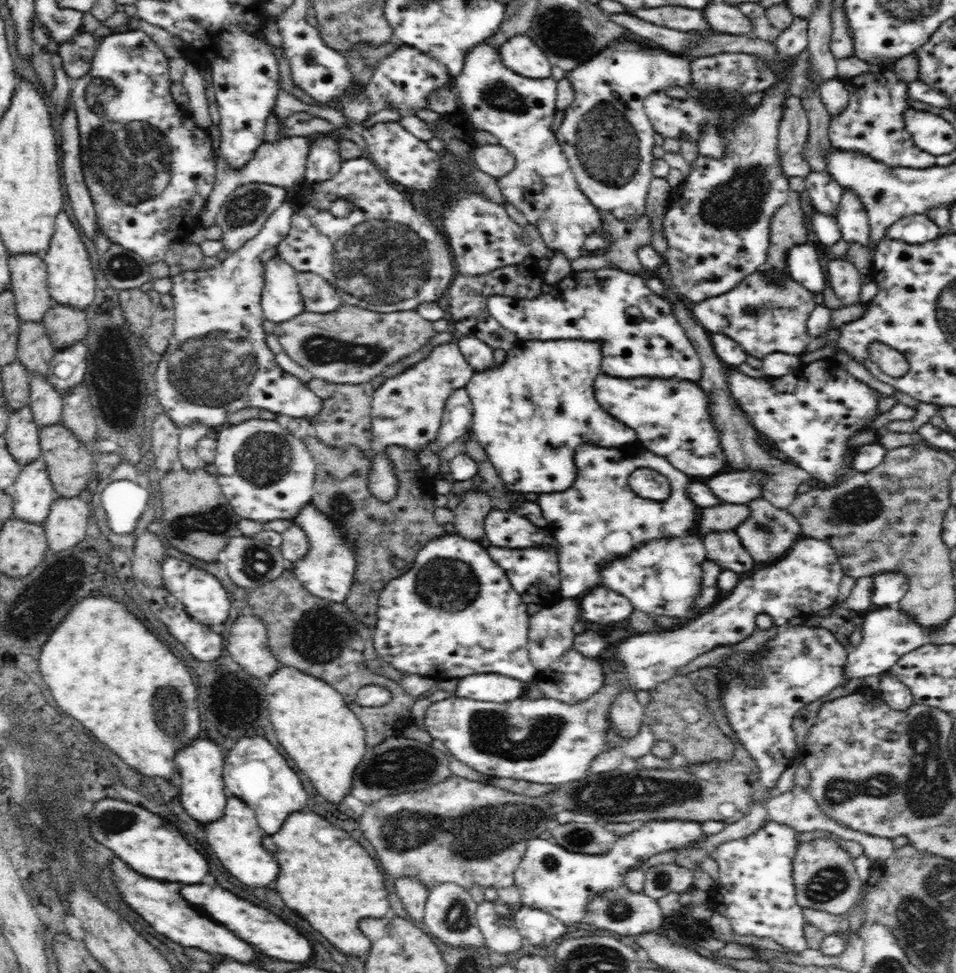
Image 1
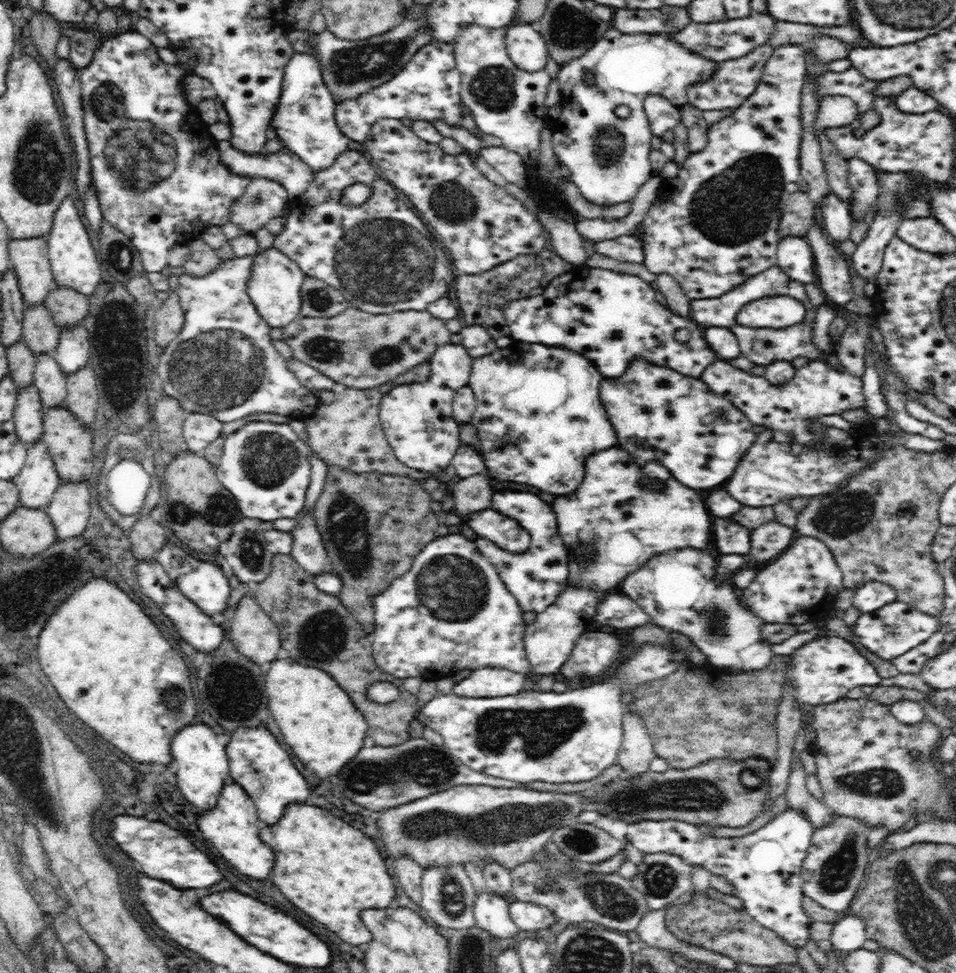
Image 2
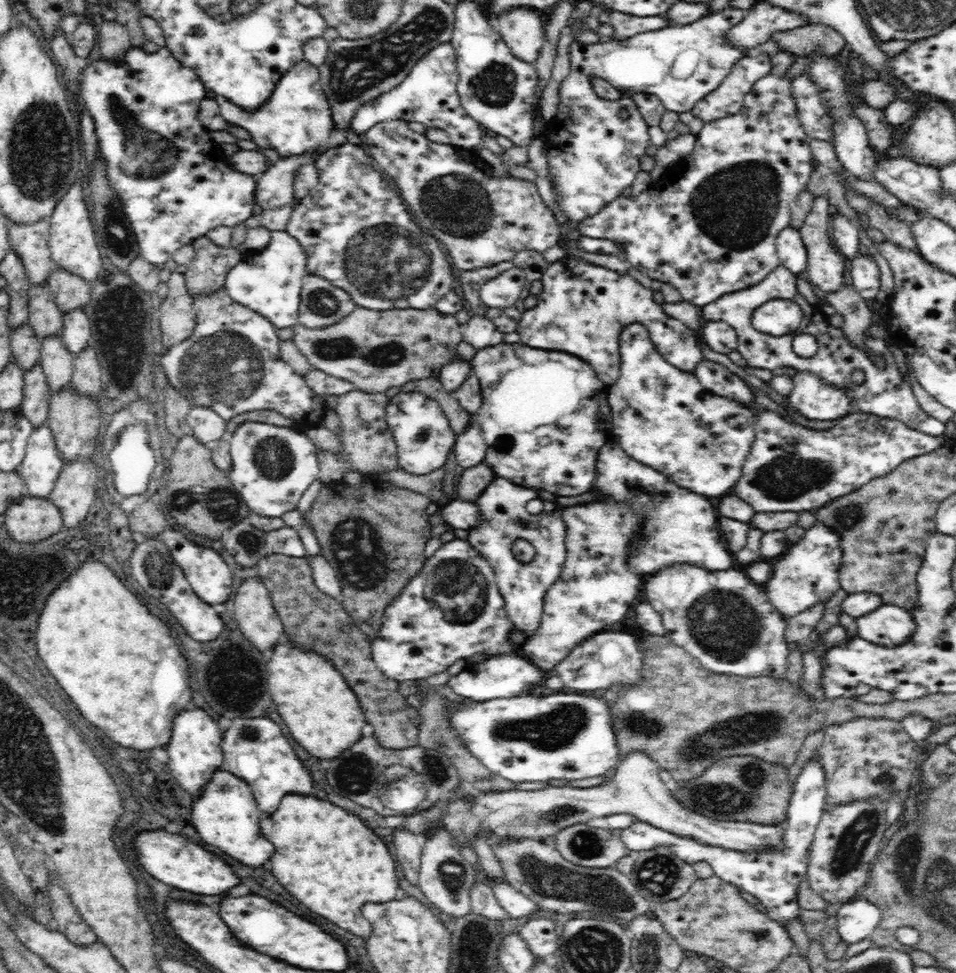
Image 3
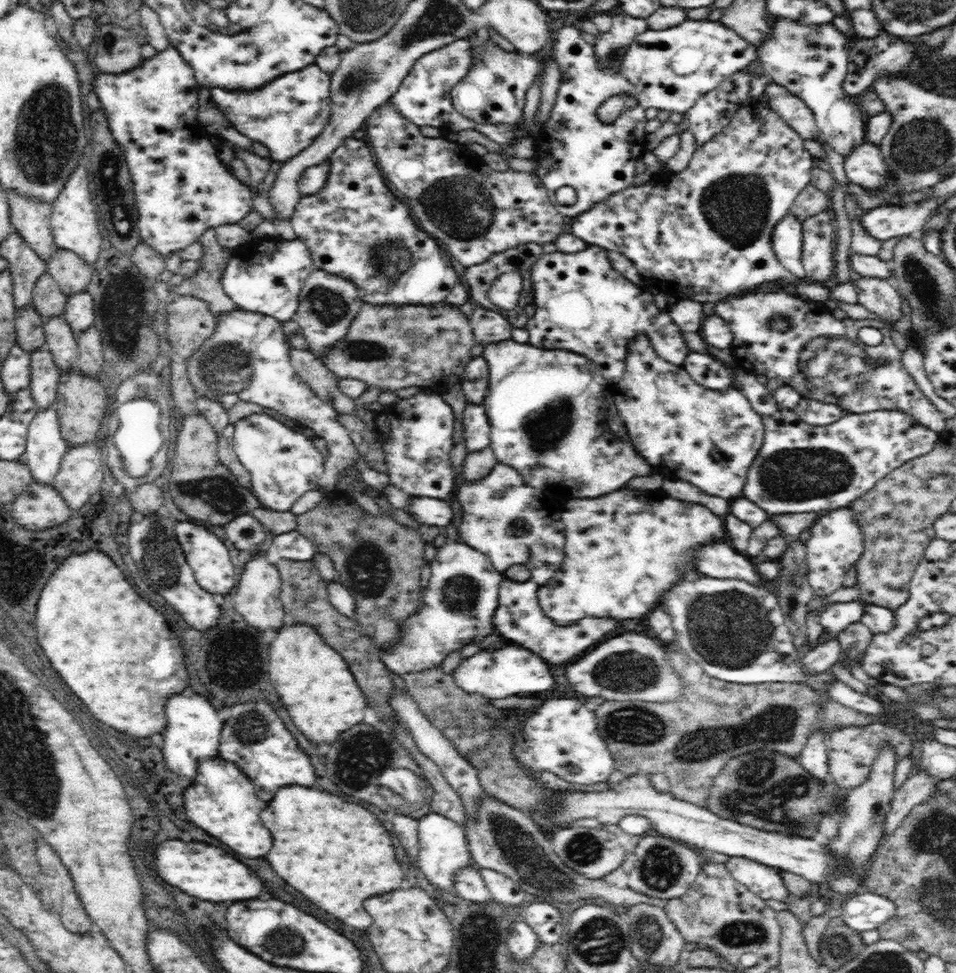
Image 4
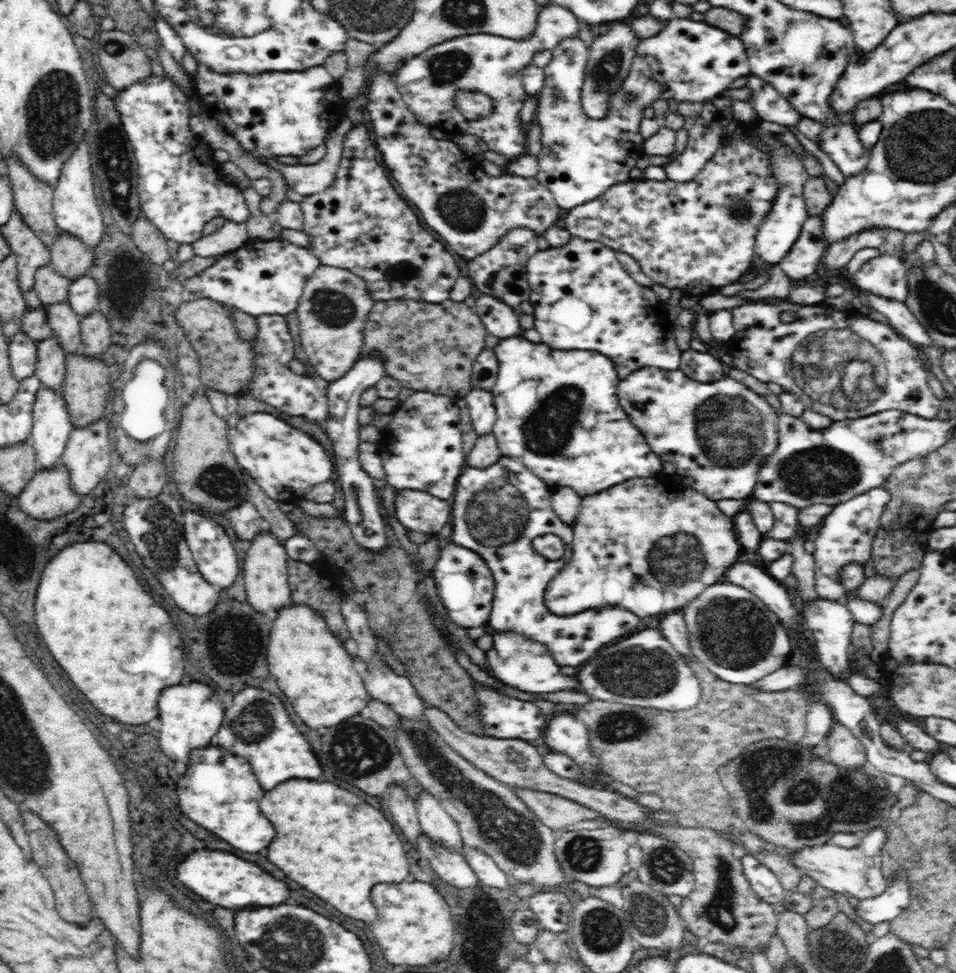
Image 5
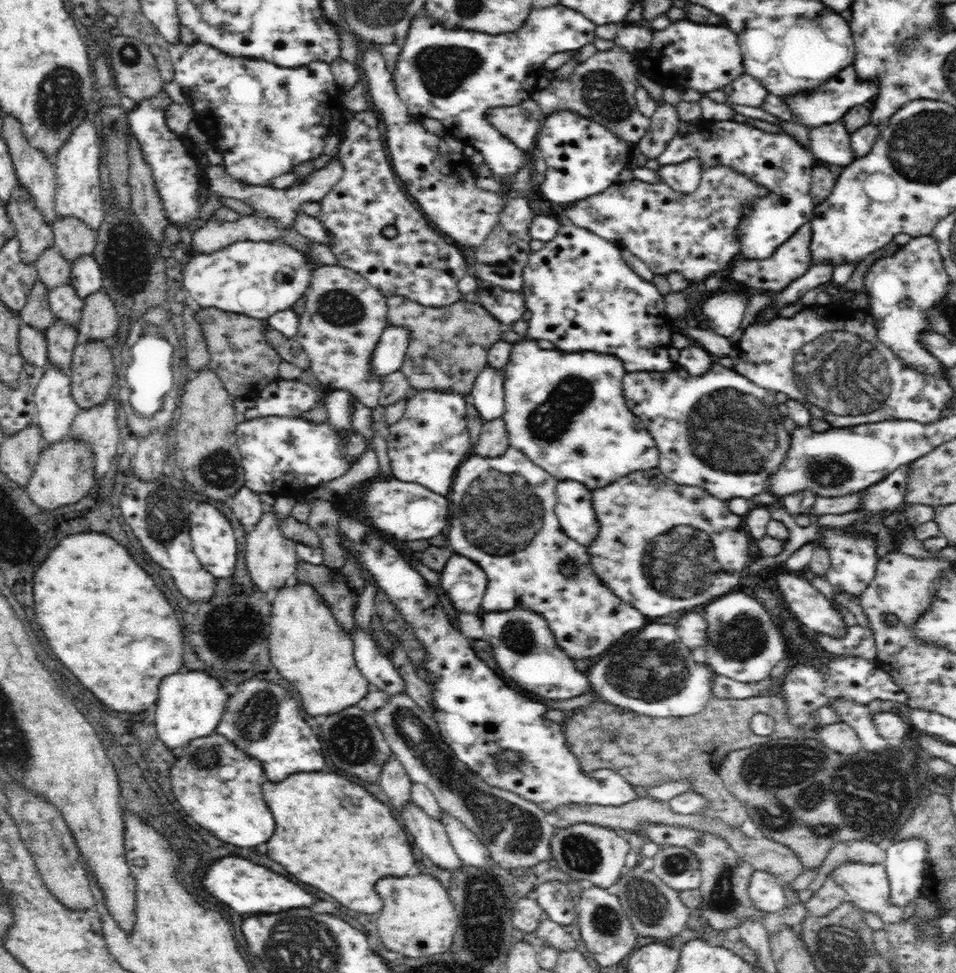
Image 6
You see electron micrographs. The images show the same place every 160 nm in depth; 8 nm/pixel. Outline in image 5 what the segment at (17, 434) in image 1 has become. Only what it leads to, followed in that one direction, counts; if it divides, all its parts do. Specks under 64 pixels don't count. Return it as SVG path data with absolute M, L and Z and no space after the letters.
M55 333L37 342L37 355L35 375L38 380L44 387L54 387L61 391L66 374L67 353L61 347Z

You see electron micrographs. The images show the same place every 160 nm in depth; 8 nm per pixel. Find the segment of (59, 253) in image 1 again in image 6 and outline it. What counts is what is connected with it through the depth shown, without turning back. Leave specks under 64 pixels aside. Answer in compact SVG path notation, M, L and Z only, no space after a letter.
M82 120L71 132L67 142L62 144L54 158L57 174L55 212L57 217L73 216L80 218L92 230L98 230L106 216L103 208L103 195L100 190L100 140L96 134L96 126L90 120Z

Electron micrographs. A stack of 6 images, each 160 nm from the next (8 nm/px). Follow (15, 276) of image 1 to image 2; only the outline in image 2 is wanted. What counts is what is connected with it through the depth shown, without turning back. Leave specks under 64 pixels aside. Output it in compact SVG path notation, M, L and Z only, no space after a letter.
M41 235L14 238L8 242L8 250L26 307L43 304L47 294L57 287L48 258L47 239Z

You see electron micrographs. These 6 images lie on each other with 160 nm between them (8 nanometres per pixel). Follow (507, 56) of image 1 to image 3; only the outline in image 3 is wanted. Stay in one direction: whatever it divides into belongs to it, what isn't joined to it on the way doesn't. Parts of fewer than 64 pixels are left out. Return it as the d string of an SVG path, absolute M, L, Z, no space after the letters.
M512 6L498 14L498 32L509 46L510 52L524 62L533 64L544 46L544 23L540 19L541 11L524 6Z

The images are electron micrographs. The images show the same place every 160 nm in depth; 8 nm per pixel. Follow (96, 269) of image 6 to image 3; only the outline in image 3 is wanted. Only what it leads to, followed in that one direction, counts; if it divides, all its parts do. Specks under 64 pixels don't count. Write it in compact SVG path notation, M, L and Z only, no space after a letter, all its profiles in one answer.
M83 308L64 313L63 329L60 335L66 350L76 356L78 352L82 352L86 346L89 346L91 328L89 318Z

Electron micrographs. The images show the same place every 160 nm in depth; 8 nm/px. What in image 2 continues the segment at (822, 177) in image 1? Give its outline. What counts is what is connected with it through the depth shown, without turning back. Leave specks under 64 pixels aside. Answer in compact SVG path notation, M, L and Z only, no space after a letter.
M830 193L824 199L822 202L823 228L826 229L831 240L835 242L846 240L853 227L849 206L834 193Z

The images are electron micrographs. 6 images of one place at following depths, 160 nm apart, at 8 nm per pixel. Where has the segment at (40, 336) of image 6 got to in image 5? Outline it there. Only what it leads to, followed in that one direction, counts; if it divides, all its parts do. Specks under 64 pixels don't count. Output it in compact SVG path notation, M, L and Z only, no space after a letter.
M21 330L16 332L9 342L9 356L14 378L24 380L35 374L37 341L26 336Z

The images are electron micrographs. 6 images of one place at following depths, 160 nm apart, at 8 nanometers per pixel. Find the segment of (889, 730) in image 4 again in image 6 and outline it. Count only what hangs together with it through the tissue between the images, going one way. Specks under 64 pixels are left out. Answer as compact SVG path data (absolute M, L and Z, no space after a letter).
M838 722L827 724L814 729L814 736L823 743L824 746L839 752L840 754L856 754L864 750L861 738L849 724Z

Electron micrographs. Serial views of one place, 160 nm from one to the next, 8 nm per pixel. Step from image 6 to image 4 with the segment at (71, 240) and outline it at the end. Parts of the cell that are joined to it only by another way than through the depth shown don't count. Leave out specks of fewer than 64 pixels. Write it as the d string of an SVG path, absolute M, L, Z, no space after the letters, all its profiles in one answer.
M63 248L54 250L47 262L47 273L52 275L67 297L87 290L92 271L92 265L84 262L74 251Z

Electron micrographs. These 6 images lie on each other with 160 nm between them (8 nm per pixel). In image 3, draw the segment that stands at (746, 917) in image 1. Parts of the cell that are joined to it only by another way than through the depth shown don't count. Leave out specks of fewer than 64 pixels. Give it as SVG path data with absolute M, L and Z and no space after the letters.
M814 756L806 763L795 781L786 818L780 825L782 827L781 842L783 842L783 847L778 852L754 849L753 852L744 853L704 845L700 841L690 840L690 838L675 837L674 834L666 833L666 830L658 829L646 822L638 822L637 820L628 828L621 830L620 839L630 850L641 851L667 847L671 854L688 864L694 864L694 862L702 860L707 862L712 867L713 874L724 882L729 882L758 898L759 903L766 908L768 918L785 926L790 920L799 918L802 910L798 904L798 899L796 899L796 892L798 892L798 884L807 876L809 849L821 816L825 813L825 784L825 770L819 764L818 758Z

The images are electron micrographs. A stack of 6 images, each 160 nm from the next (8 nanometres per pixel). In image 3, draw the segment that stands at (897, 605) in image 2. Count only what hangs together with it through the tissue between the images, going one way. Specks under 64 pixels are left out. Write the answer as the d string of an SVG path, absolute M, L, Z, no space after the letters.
M883 604L873 612L856 619L858 637L875 644L892 648L910 640L914 634L915 619L904 608Z

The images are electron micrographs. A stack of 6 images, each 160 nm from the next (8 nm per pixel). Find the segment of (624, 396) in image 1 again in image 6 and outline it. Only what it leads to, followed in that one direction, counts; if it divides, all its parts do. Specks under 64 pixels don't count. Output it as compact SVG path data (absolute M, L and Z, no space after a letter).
M714 364L696 376L686 370L678 370L678 367L653 373L627 372L623 378L623 392L629 409L641 418L646 430L656 440L660 451L658 467L664 474L676 484L698 486L724 501L751 499L756 494L768 492L773 474L782 466L792 448L792 435L784 427L784 417L778 409L774 392L720 364Z

